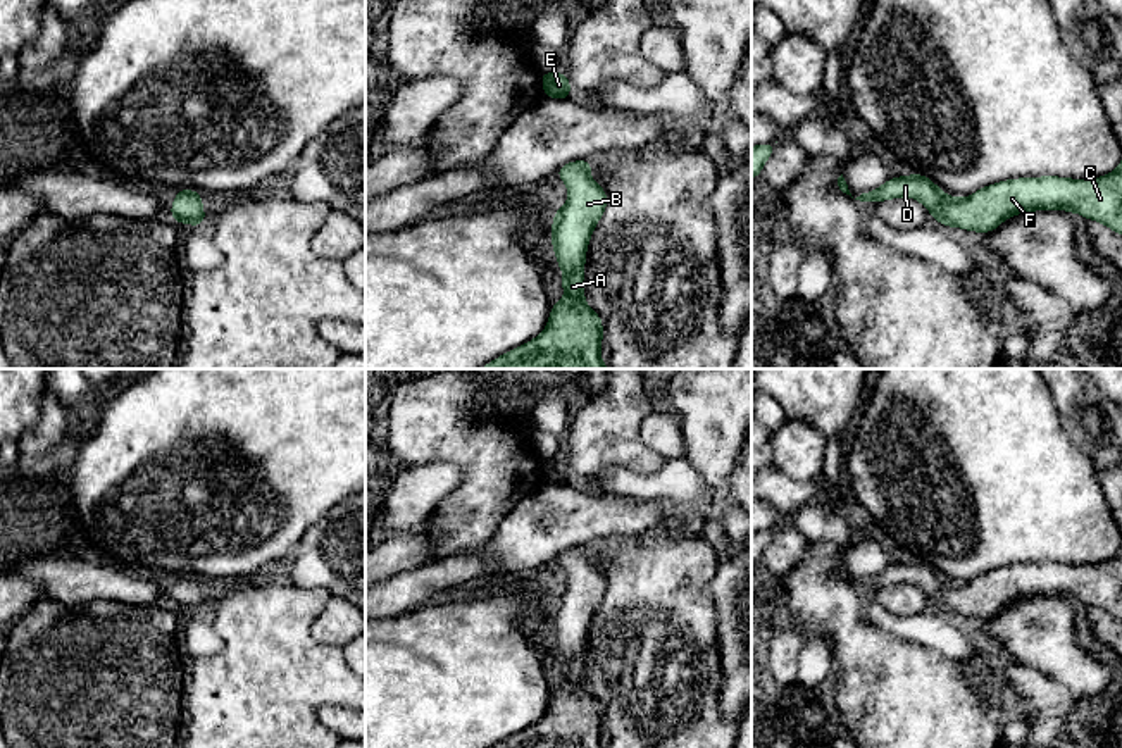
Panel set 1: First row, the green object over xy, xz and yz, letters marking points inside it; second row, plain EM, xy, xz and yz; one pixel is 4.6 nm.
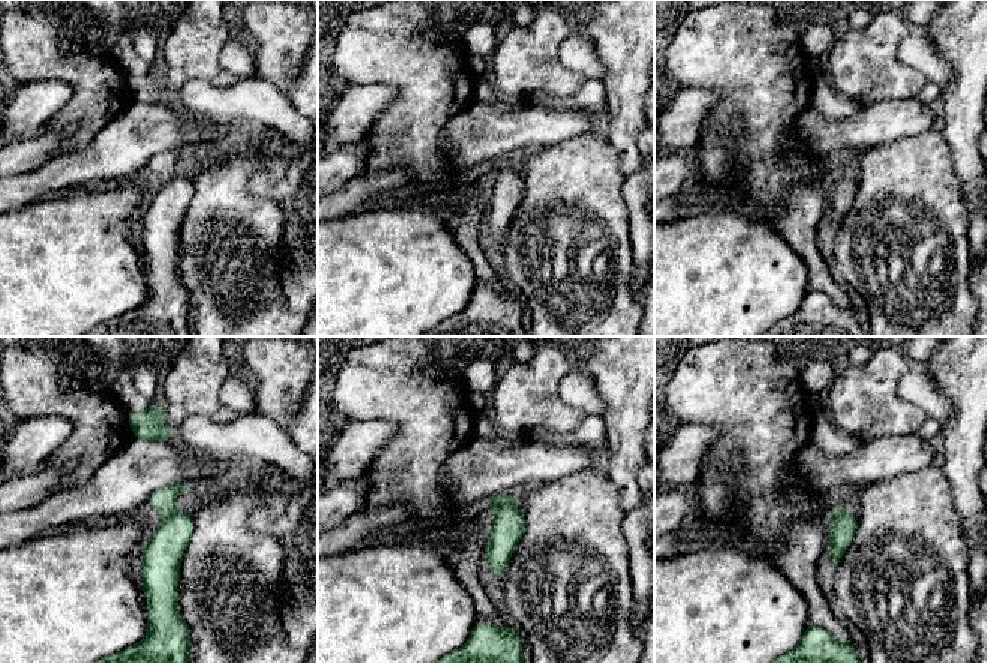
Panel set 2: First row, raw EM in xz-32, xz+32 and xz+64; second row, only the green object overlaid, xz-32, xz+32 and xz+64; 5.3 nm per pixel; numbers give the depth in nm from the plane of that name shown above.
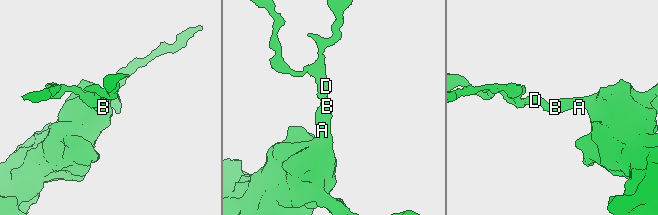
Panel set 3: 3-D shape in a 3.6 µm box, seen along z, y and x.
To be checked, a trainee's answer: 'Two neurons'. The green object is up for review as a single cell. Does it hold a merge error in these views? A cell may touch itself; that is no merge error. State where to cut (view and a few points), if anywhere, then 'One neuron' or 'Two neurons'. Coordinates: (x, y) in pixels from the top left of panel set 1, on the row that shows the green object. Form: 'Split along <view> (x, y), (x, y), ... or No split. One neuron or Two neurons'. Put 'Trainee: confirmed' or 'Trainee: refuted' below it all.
No split. One neuron
Trainee: refuted

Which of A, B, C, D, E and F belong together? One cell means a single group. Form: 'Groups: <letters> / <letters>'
Groups: A B C D E F

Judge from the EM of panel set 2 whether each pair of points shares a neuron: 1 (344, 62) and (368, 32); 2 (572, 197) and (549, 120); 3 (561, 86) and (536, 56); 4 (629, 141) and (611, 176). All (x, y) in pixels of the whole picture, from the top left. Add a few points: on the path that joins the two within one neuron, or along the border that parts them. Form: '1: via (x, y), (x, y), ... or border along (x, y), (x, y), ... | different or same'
1: via (351, 54), (366, 39) | same
2: border along (590, 131), (522, 153) | different
3: via (554, 78), (539, 63) | same
4: border along (602, 129), (617, 153), (620, 170), (626, 176) | different

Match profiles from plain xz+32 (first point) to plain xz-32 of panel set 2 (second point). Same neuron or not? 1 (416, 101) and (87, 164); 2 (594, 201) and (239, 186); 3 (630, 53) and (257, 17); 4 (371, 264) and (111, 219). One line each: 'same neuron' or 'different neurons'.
1: different neurons
2: same neuron
3: same neuron
4: same neuron

